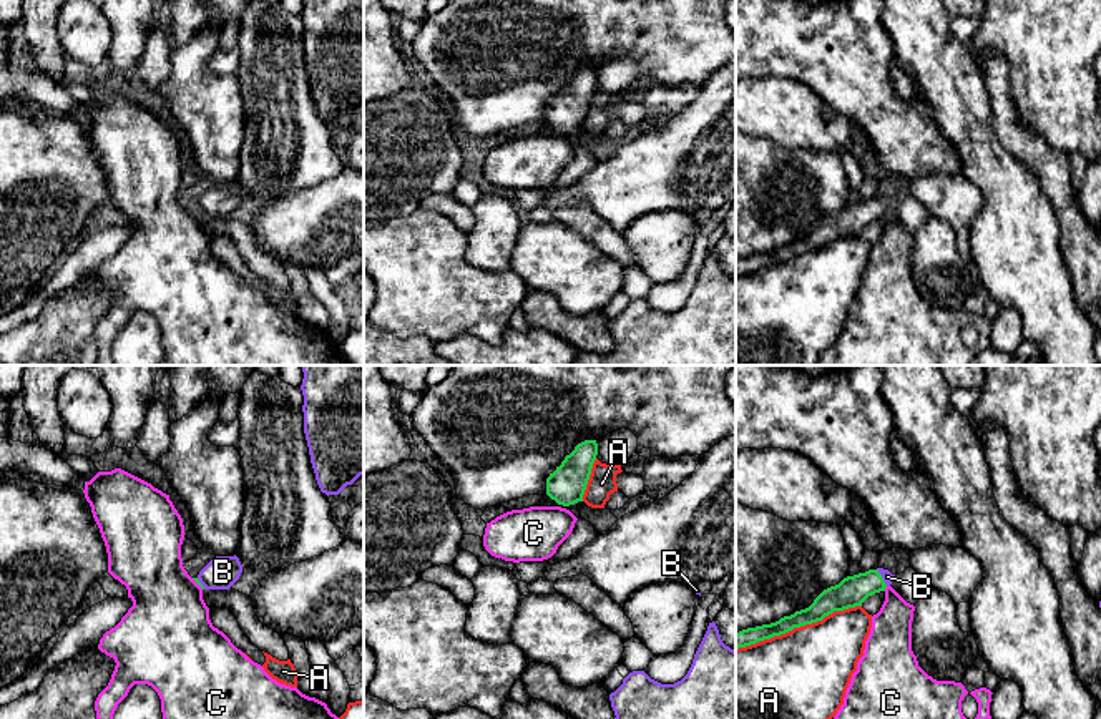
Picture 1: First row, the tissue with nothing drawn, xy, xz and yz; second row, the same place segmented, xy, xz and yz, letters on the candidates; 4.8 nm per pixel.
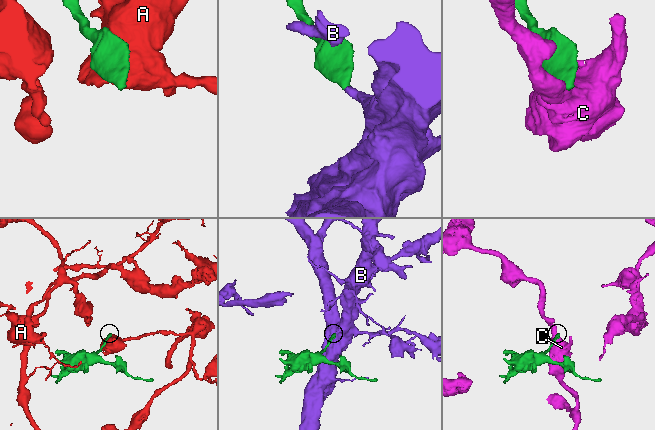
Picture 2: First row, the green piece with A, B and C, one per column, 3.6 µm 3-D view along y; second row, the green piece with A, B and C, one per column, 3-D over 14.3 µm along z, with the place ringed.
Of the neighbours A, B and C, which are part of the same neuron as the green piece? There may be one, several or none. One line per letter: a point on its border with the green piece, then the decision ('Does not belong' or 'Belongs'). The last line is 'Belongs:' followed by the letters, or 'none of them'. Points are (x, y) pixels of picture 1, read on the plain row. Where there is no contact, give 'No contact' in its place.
A: Touches green at yz (797, 254). Does not belong
B: Touches green at yz (880, 205). Belongs
C: Touches green at yz (885, 215). Does not belong
Belongs: B

